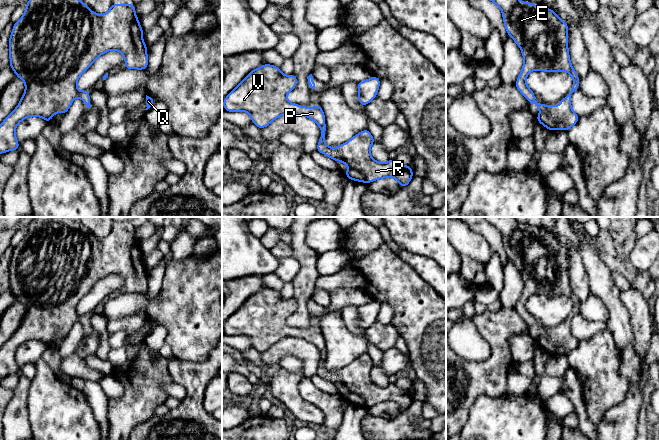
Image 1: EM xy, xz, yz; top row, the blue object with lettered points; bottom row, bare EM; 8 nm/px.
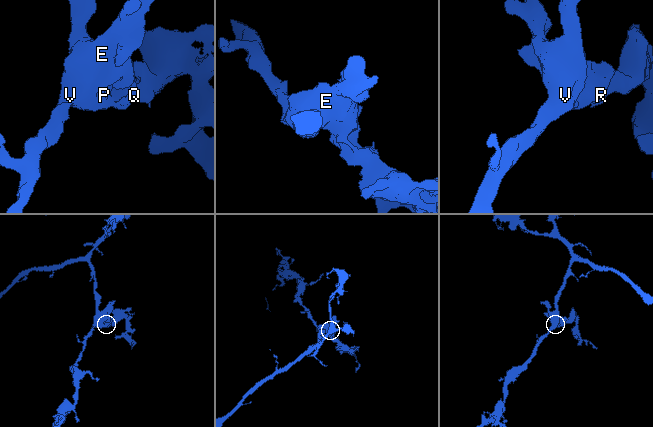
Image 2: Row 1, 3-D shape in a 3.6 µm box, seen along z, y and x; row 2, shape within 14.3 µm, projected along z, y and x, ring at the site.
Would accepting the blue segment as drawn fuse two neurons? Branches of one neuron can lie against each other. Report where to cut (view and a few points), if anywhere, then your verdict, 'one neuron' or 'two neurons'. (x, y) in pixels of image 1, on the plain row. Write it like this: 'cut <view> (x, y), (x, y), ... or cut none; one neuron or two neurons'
cut none; one neuron

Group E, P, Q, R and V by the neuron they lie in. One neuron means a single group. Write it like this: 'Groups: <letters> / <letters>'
Groups: E P Q R V

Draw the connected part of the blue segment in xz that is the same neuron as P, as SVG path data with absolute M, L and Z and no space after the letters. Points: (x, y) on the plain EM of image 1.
M264 288L252 294L224 323L224 334L247 336L258 352L267 351L278 341L293 337L311 342L321 353L317 369L320 377L345 387L349 394L344 398L350 404L370 407L382 402L395 402L406 411L413 401L411 390L390 383L386 387L374 384L370 372L375 366L368 353L335 372L325 368L325 339L321 329L303 331L287 324L287 318L297 309L294 298L283 299L280 291Z

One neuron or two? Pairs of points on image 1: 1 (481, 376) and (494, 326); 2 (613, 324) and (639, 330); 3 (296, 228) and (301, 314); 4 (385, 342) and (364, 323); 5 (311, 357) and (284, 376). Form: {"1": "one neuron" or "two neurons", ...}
{"1": "one neuron", "2": "two neurons", "3": "one neuron", "4": "two neurons", "5": "two neurons"}

